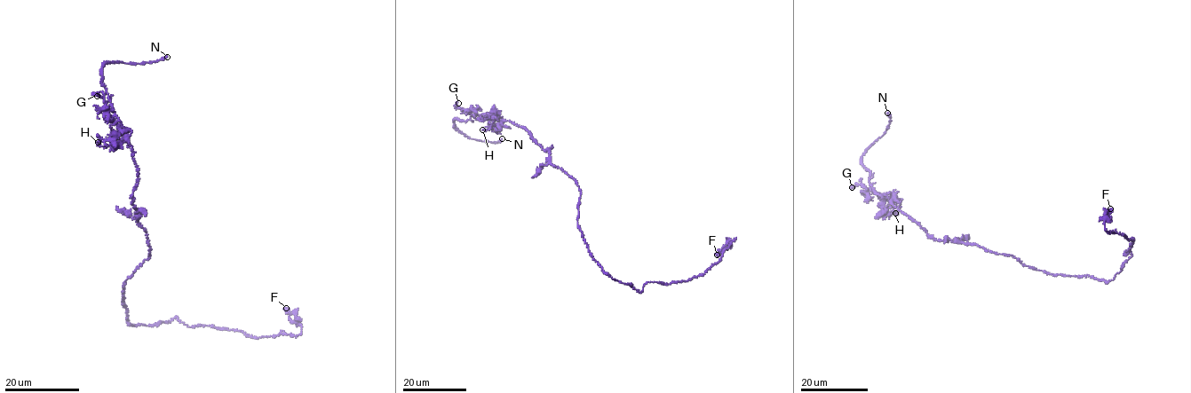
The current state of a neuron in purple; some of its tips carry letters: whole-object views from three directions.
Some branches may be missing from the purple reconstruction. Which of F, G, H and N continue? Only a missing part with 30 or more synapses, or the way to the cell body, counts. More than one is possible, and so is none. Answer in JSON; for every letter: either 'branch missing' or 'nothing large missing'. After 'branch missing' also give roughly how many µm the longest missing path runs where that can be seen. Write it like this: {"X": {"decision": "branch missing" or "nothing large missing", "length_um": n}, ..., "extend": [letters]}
{"F": {"decision": "nothing large missing"}, "G": {"decision": "nothing large missing"}, "H": {"decision": "nothing large missing"}, "N": {"decision": "branch missing", "length_um": 2}, "extend": ["N"]}

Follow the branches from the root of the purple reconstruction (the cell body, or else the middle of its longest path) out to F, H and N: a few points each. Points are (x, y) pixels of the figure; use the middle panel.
F: (578, 205), (578, 227), (591, 256), (602, 271), (640, 292), (647, 282), (702, 275), (735, 239), (717, 255)
H: (578, 205), (581, 191), (576, 181), (551, 163), (549, 153), (529, 131), (491, 115), (491, 127), (482, 129)
N: (578, 205), (576, 181), (551, 163), (528, 130), (488, 113), (453, 121), (472, 139), (502, 138)

